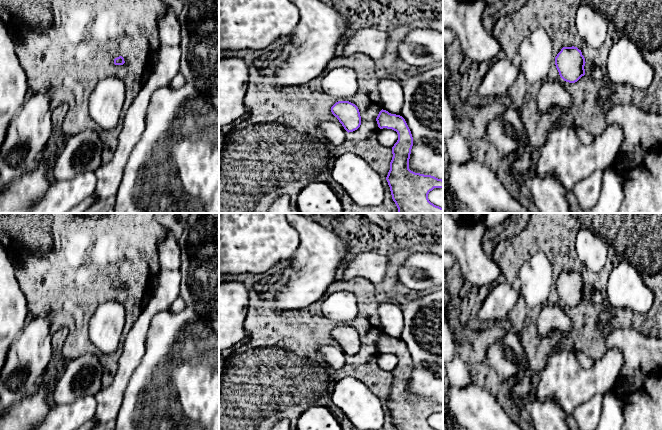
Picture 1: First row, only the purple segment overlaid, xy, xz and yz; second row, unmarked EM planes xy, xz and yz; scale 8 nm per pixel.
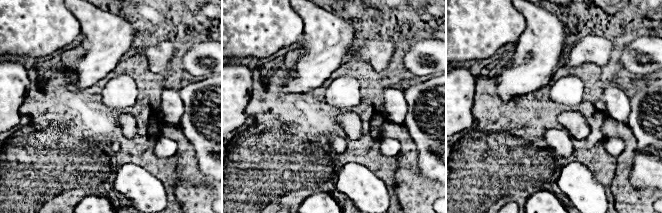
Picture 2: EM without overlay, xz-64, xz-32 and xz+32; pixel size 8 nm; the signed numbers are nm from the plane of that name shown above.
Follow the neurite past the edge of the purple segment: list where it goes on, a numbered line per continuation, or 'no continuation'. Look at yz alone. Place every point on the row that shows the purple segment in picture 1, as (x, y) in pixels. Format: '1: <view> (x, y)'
no continuation

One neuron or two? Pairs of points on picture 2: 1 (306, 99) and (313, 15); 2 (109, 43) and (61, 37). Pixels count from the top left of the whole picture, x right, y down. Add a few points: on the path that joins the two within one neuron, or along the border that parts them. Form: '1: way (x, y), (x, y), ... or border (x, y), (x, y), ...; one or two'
1: border (322, 83), (305, 92), (283, 91); two
2: border (70, 11), (79, 22), (81, 32); two

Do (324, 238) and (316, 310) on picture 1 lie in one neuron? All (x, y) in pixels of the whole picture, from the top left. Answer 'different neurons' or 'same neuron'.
different neurons

